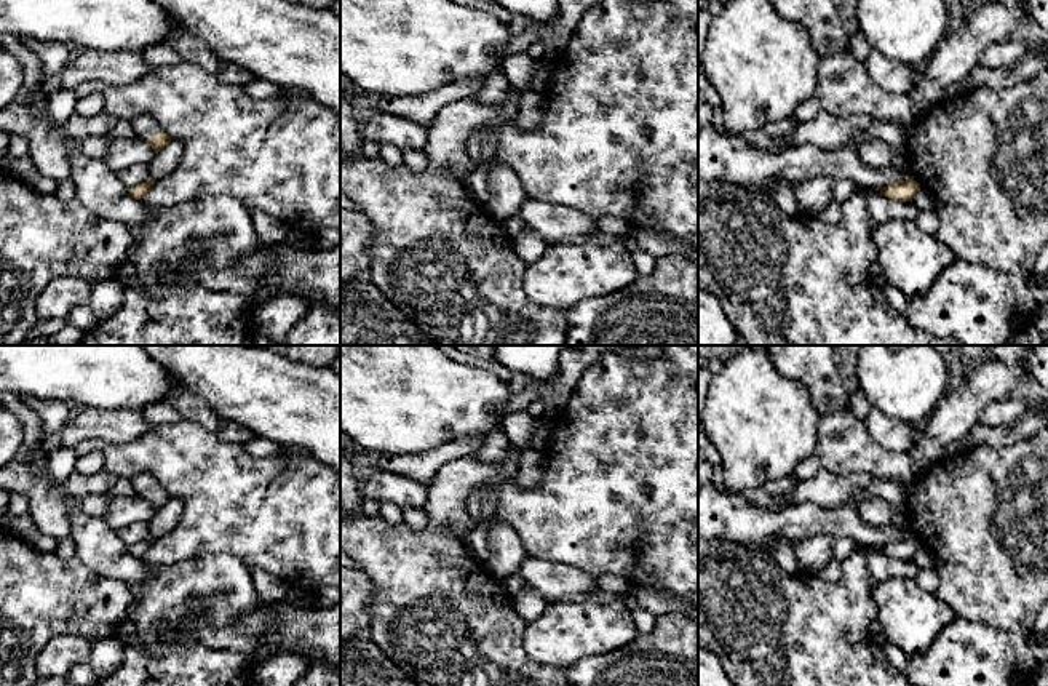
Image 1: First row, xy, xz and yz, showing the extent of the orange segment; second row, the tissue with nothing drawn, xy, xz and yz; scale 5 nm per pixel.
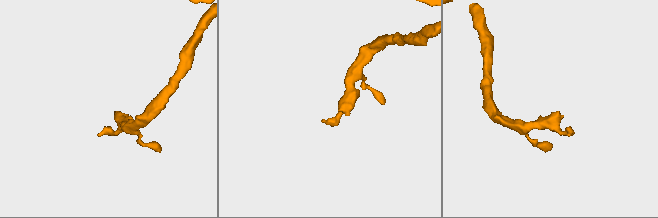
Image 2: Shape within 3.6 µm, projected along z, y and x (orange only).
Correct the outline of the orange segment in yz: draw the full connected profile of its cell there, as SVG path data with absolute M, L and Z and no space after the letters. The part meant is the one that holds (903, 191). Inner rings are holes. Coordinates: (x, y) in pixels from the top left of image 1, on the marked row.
M914 179L898 181L895 184L890 184L887 187L880 189L880 193L883 197L899 200L899 201L912 201L917 189L920 184Z

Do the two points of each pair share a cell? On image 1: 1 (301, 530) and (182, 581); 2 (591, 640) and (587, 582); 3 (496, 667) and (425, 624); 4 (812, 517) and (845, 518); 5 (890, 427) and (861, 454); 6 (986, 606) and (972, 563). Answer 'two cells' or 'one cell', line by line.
1: two cells
2: two cells
3: one cell
4: one cell
5: two cells
6: one cell

